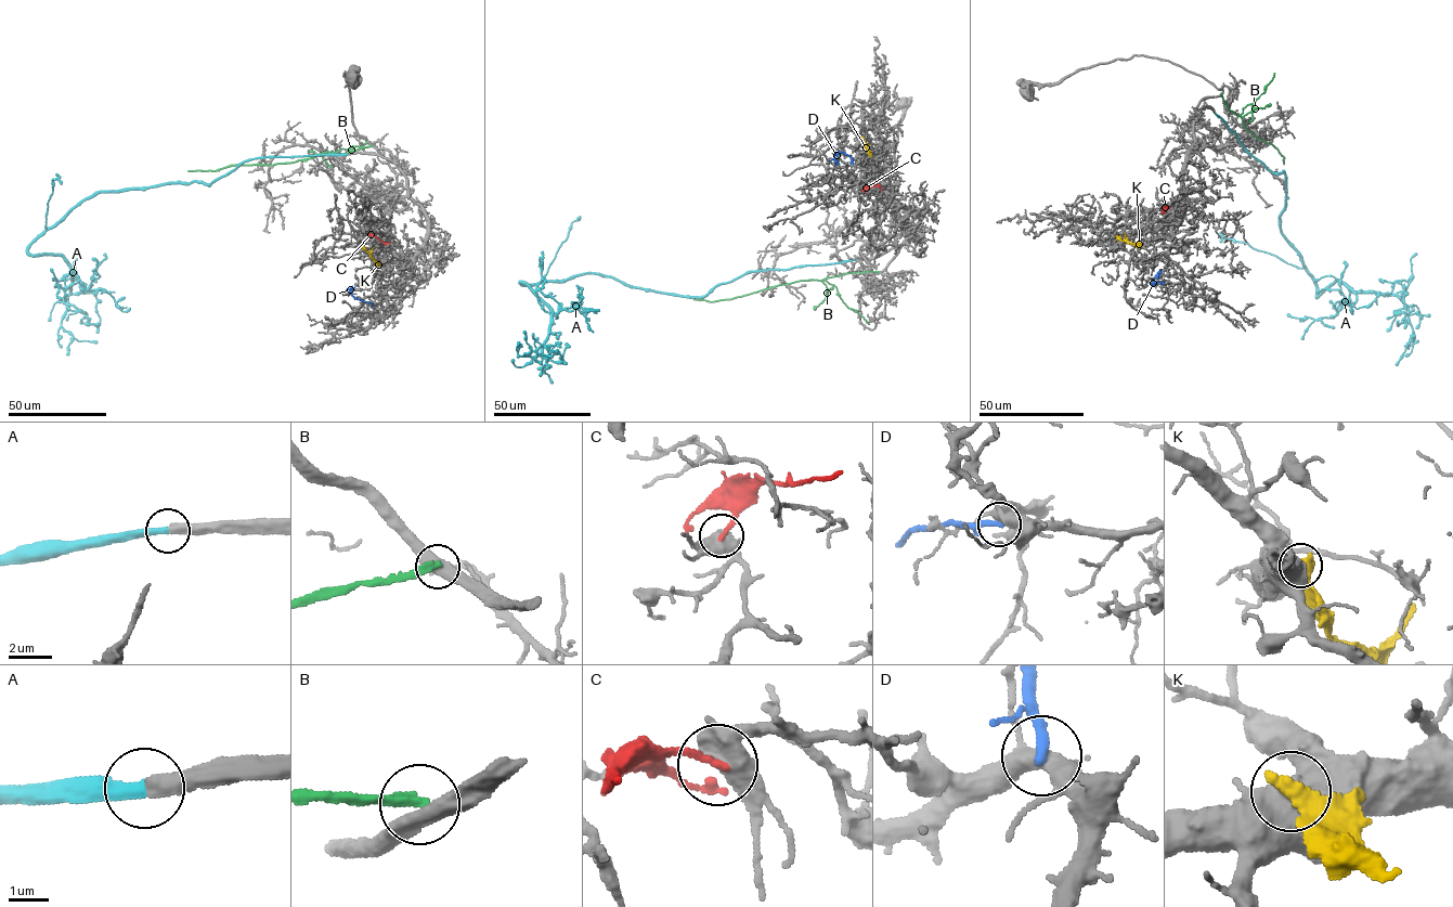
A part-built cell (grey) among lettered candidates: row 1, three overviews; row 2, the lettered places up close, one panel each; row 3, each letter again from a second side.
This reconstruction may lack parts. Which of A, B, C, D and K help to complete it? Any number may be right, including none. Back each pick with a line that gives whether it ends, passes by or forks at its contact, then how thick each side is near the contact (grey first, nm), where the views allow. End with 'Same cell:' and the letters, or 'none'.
A: it ends; calibres 460 and 320 nm
Same cell: A

